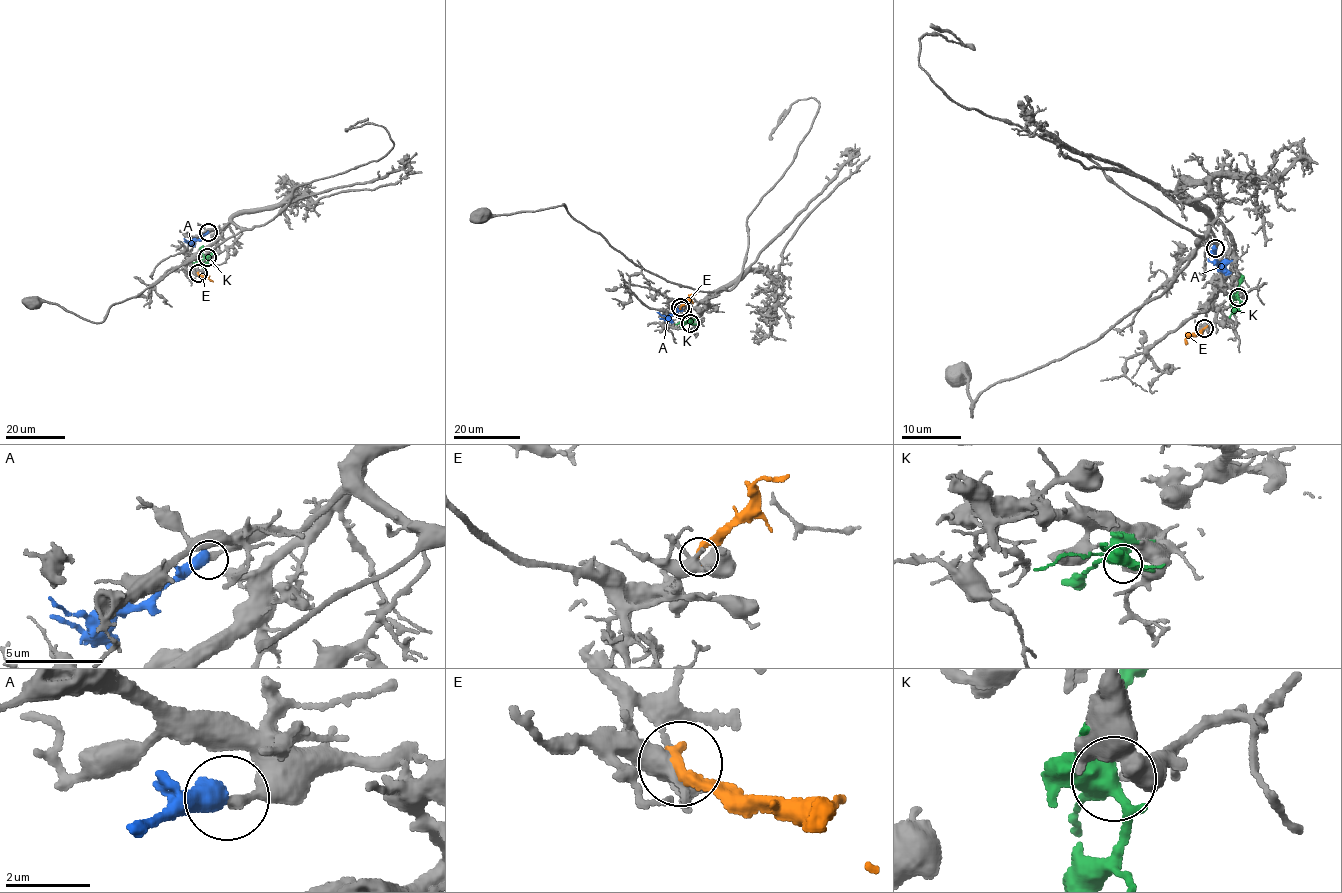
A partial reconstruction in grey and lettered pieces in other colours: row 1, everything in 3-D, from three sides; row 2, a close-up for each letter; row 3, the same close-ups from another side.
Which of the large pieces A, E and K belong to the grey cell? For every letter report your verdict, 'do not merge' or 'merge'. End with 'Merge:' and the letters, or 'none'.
A: merge
E: do not merge
K: do not merge
Merge: A

